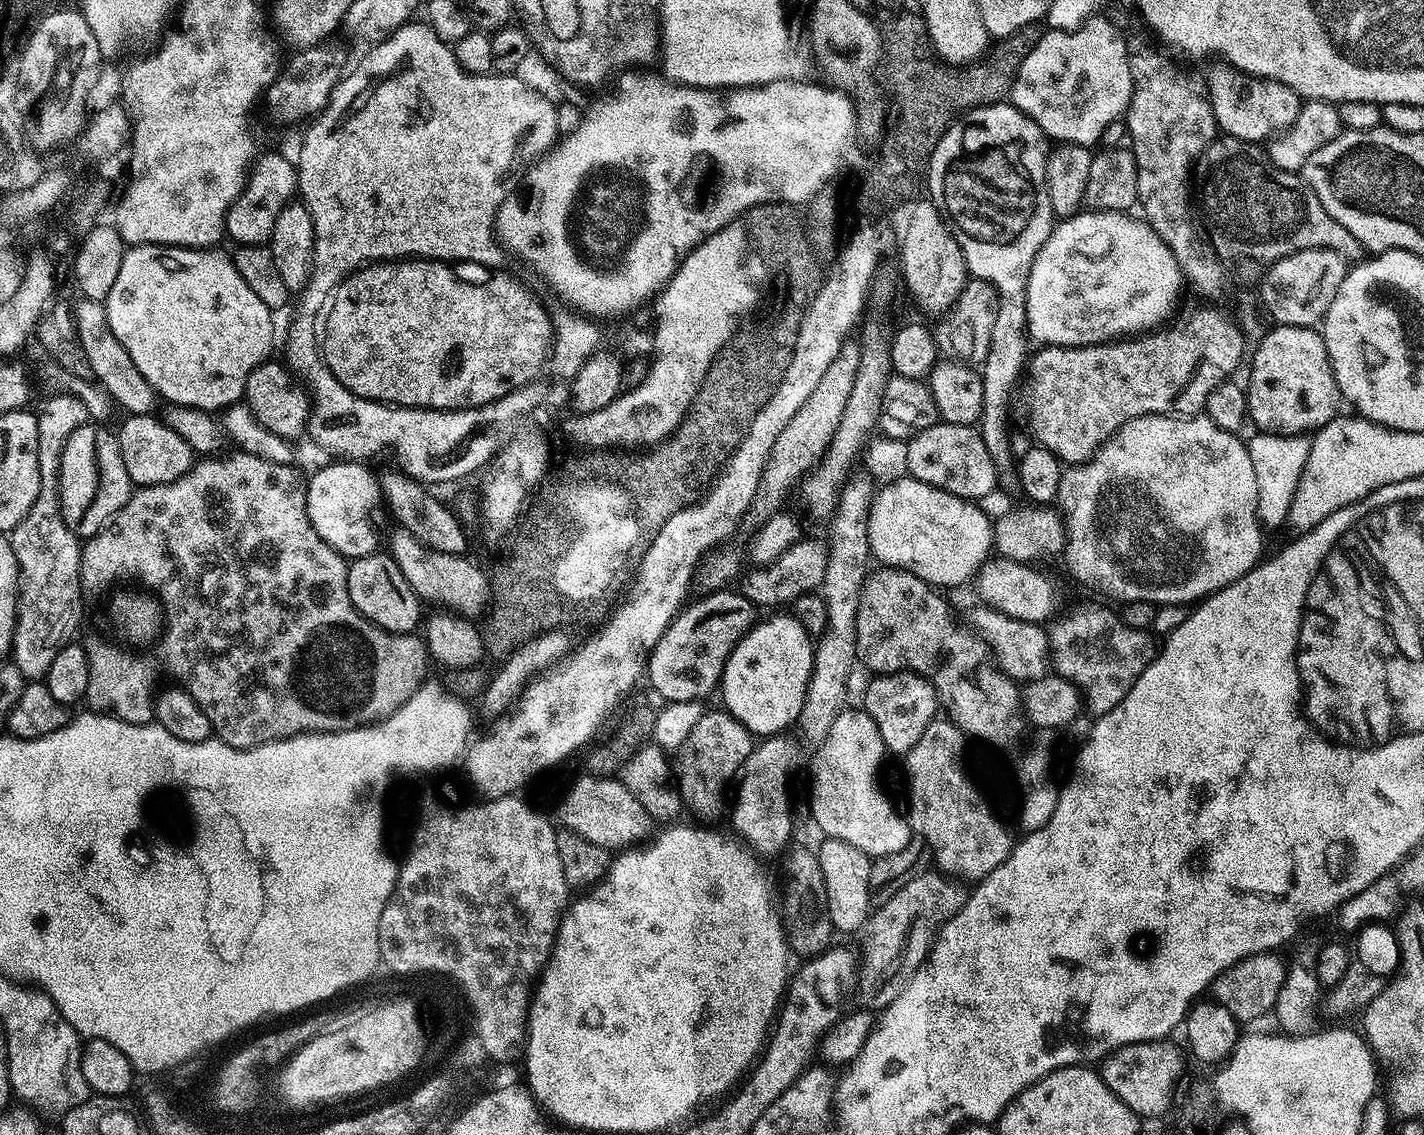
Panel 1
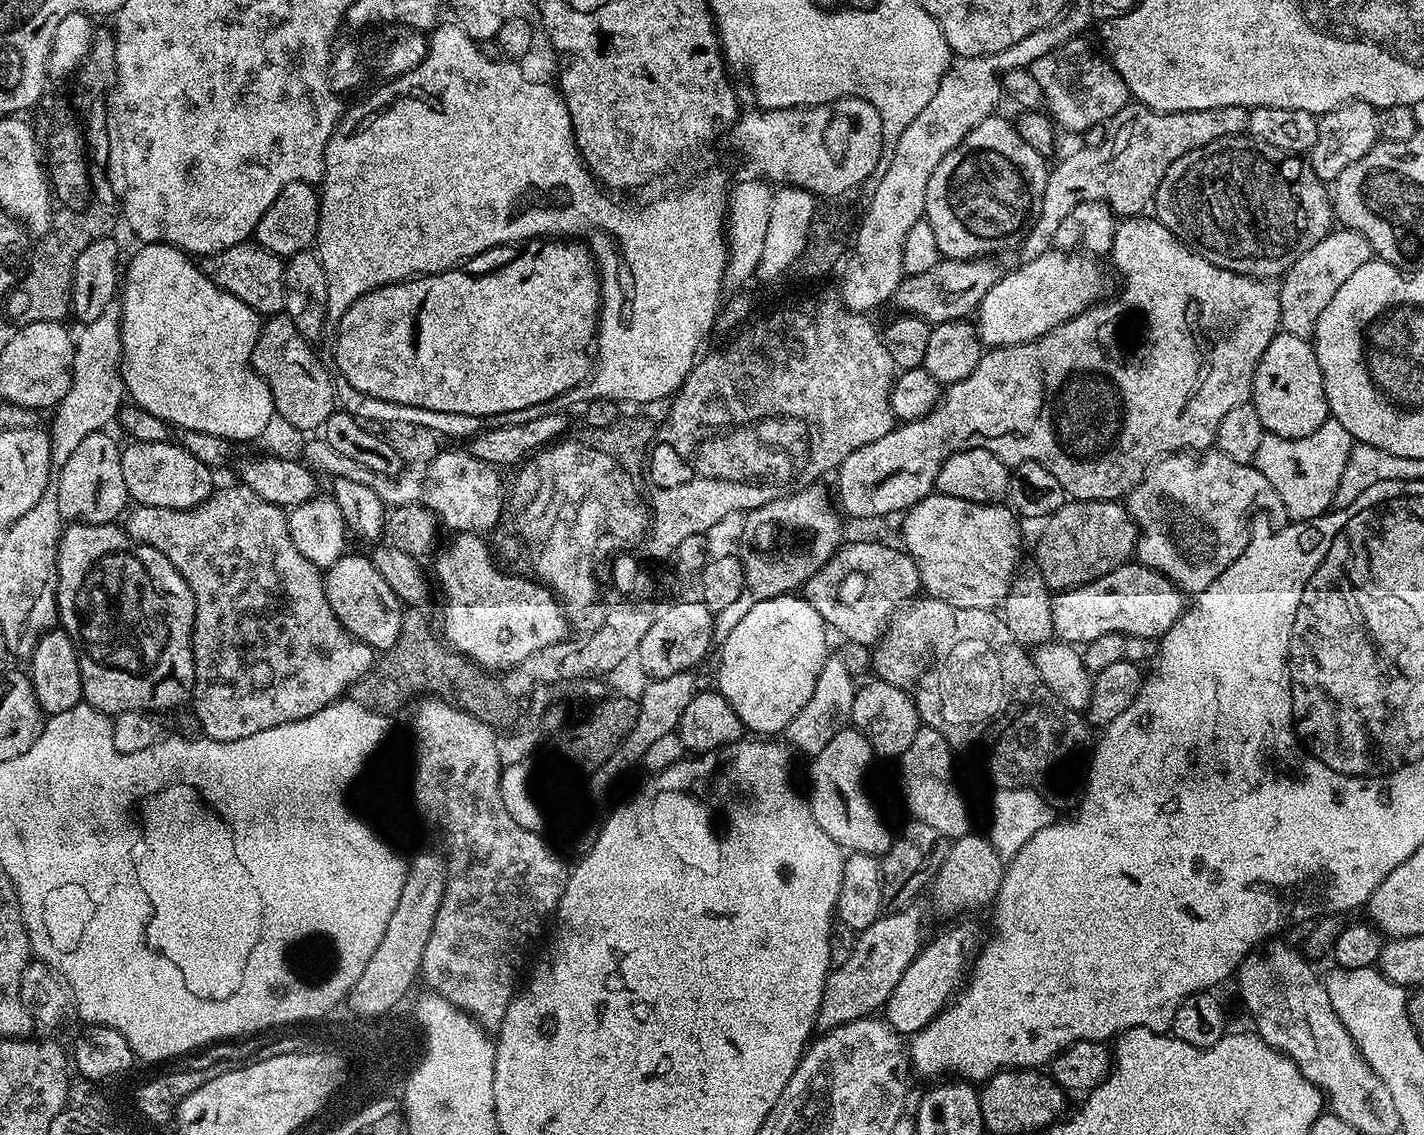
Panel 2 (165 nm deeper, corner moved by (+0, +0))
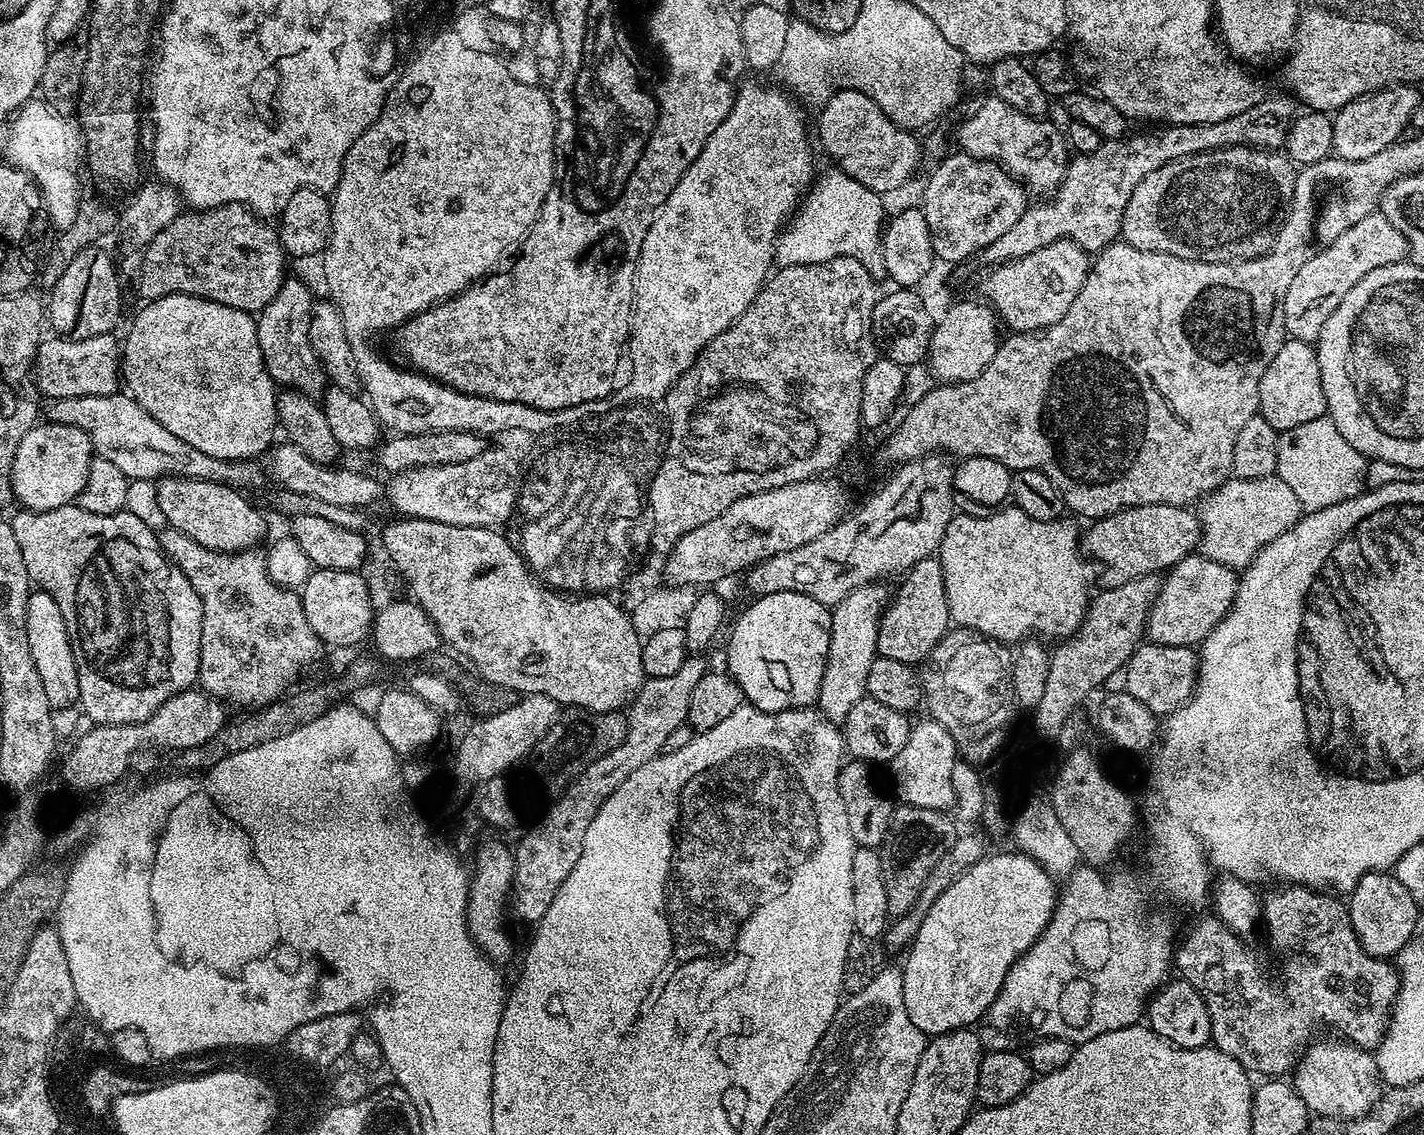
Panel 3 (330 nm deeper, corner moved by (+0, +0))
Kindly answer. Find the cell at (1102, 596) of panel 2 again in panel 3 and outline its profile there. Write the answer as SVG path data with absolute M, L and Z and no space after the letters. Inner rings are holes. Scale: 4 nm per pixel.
M1199 554L1182 558L1168 569L1159 594L1152 600L1144 624L1147 639L1154 644L1183 648L1199 645L1220 619L1232 611L1237 583L1237 573L1224 564Z

